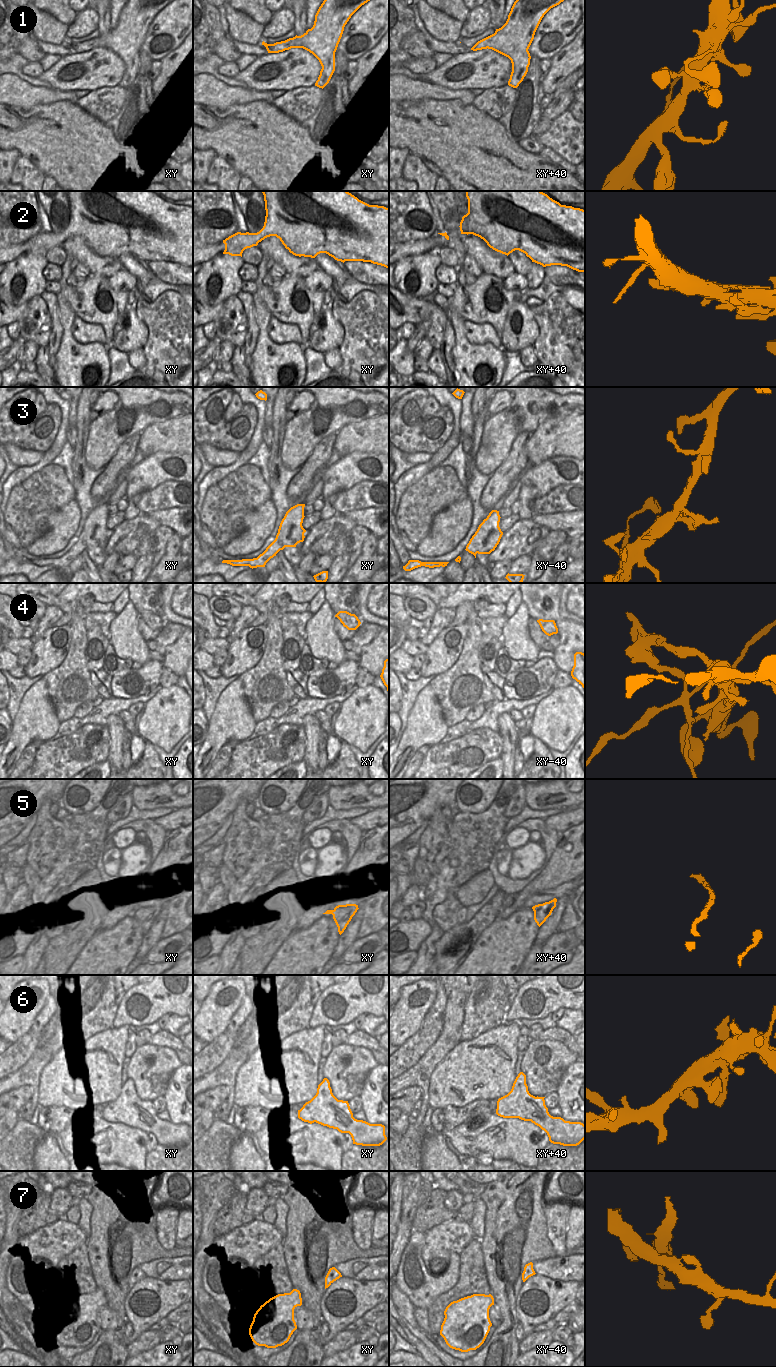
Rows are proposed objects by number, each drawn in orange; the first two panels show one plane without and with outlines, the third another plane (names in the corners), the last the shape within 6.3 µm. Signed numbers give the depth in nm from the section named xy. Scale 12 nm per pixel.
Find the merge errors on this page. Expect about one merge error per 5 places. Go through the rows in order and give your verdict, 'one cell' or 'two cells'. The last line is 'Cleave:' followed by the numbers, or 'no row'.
1: one cell
2: one cell
3: two cells
4: two cells
5: two cells
6: one cell
7: one cell
Cleave: 3, 4, 5

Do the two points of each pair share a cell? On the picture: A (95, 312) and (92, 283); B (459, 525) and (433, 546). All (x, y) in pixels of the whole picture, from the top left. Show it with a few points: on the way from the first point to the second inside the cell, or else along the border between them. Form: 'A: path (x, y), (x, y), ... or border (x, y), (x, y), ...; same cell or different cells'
A: path (95, 305), (93, 290); same cell
B: path (453, 526), (439, 540); same cell

